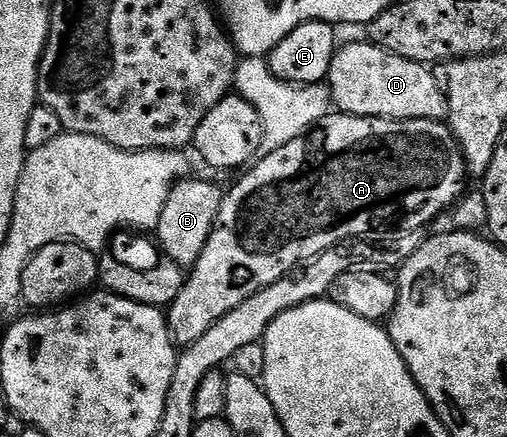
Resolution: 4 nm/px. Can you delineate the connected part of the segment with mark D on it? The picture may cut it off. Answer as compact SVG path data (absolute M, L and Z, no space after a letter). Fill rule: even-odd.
M368 40L338 49L331 60L327 85L332 105L356 118L440 119L445 108L445 95L426 63L395 56Z

